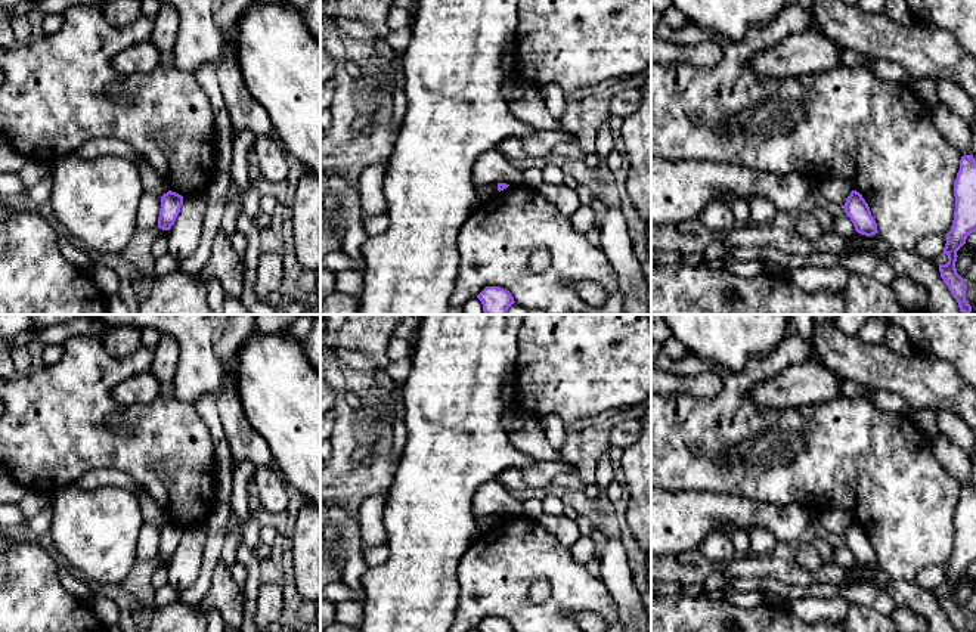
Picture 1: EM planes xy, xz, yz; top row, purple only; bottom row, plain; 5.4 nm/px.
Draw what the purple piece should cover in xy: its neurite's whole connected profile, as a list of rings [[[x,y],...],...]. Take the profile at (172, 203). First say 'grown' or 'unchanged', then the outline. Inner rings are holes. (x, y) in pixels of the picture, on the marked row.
unchanged | [[[168,190],[161,196],[161,208],[158,217],[158,227],[162,230],[170,230],[174,224],[180,208],[183,205],[183,196]]]

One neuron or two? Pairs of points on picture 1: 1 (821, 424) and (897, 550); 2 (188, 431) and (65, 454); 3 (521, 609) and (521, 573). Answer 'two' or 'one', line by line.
1: one
2: one
3: one

